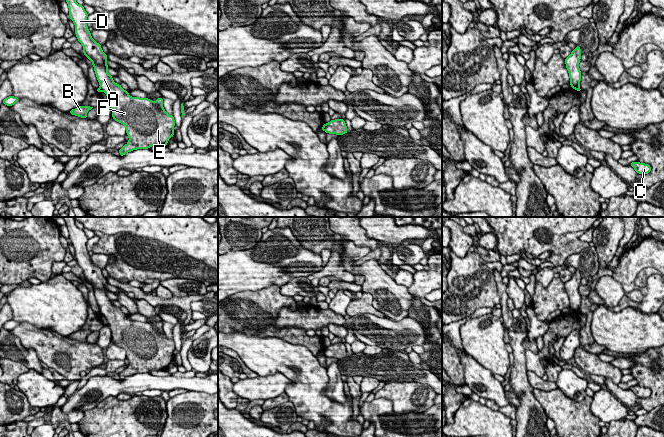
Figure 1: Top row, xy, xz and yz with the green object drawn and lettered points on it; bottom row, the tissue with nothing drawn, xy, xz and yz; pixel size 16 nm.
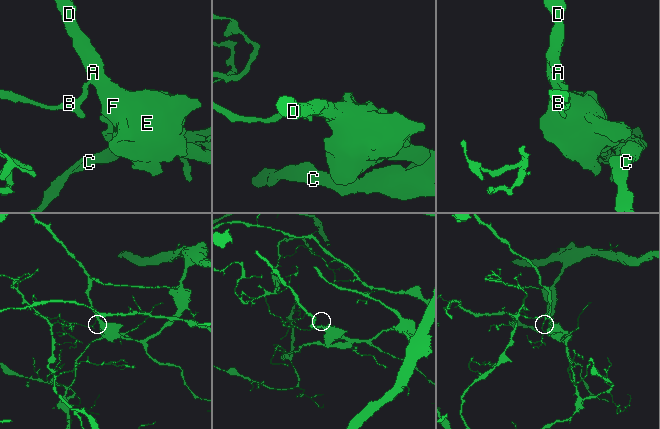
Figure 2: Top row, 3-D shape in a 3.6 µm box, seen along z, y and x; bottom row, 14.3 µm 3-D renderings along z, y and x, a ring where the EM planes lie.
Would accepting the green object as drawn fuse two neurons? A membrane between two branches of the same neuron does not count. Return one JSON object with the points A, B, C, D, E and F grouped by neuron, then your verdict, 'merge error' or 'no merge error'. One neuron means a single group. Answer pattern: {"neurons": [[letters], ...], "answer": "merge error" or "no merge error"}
{"neurons": [["A", "D", "E", "F"], ["B", "C"]], "answer": "merge error"}

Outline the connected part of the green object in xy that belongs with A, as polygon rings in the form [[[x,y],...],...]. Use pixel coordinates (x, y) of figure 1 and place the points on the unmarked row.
[[[74,217],[62,218],[68,228],[69,242],[75,249],[76,261],[83,270],[83,278],[92,285],[99,312],[111,329],[112,342],[126,351],[129,365],[119,373],[120,380],[151,370],[167,370],[169,363],[174,360],[175,344],[173,339],[165,335],[162,321],[155,326],[148,322],[132,321],[113,305],[107,296],[107,279],[88,254],[87,236],[76,226]]]

